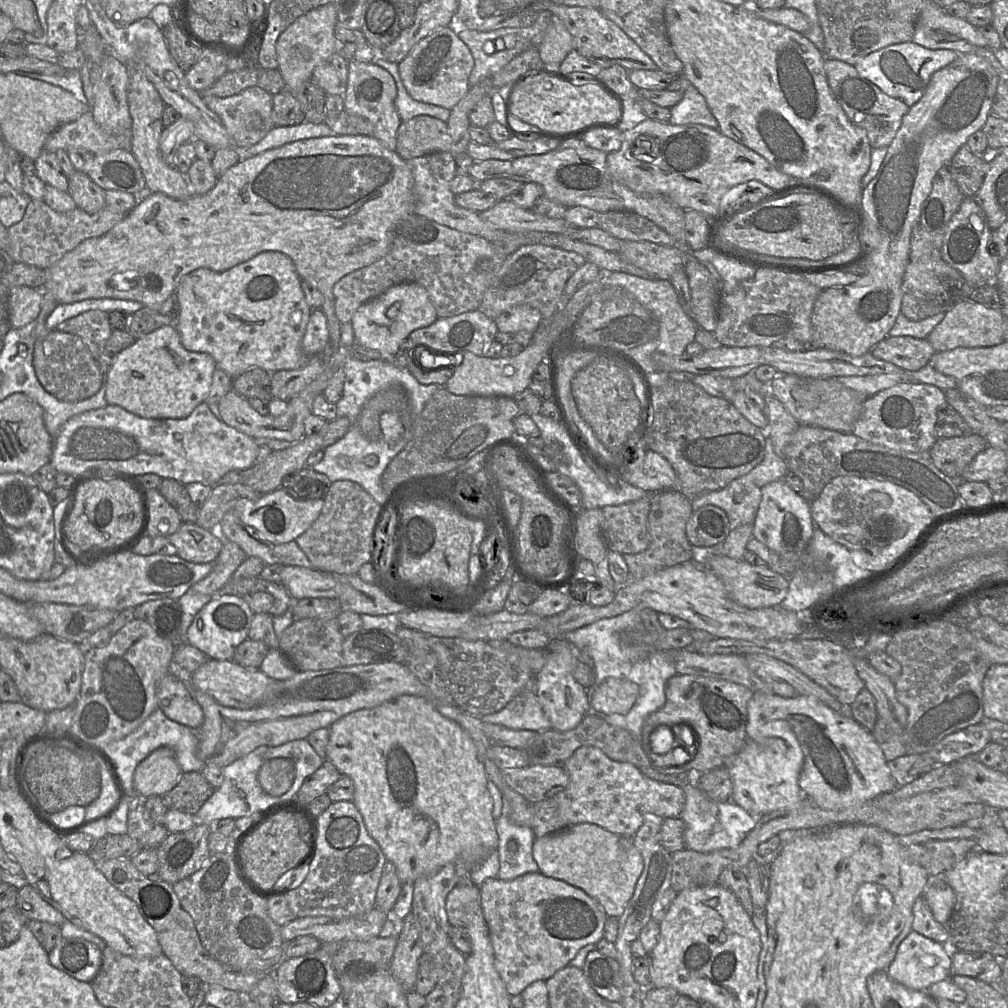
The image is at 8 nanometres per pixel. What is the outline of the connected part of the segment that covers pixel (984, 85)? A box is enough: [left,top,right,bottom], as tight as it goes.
[809,53,999,357]

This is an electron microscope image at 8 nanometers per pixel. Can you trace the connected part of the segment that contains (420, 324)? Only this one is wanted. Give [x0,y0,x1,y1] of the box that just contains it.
[351,283,437,356]

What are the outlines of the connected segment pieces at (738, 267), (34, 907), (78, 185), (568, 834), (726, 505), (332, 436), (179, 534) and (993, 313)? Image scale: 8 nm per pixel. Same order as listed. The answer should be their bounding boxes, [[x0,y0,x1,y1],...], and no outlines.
[[694,250,756,294],[16,884,66,926],[67,171,107,214],[532,823,643,918],[691,435,788,530],[245,417,350,494],[168,523,223,564],[926,299,1007,352]]

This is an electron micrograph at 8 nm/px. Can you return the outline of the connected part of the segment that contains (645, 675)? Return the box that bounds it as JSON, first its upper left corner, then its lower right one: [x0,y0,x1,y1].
[550,602,679,742]

